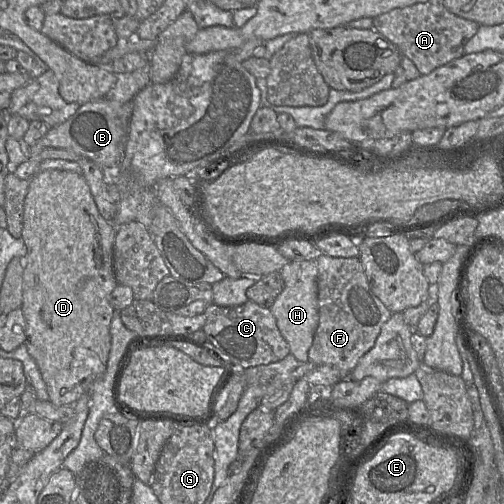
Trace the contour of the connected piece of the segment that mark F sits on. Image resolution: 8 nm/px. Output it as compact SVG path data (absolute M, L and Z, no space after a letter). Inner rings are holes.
M322 254L316 264L319 324L309 349L309 361L332 365L340 370L342 378L349 378L361 357L374 346L392 312L372 292L359 257L338 258Z

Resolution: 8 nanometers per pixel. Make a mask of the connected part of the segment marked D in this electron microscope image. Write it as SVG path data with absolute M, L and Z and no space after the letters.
M50 169L38 172L30 179L28 192L24 202L22 236L27 254L23 258L23 302L22 312L26 321L26 339L24 345L31 357L35 360L42 379L46 384L49 401L56 406L74 405L83 395L89 394L94 382L100 378L105 370L111 349L110 325L113 318L114 308L111 304L111 293L118 282L114 272L114 242L117 228L113 222L108 222L99 213L90 187L83 176L73 171Z

